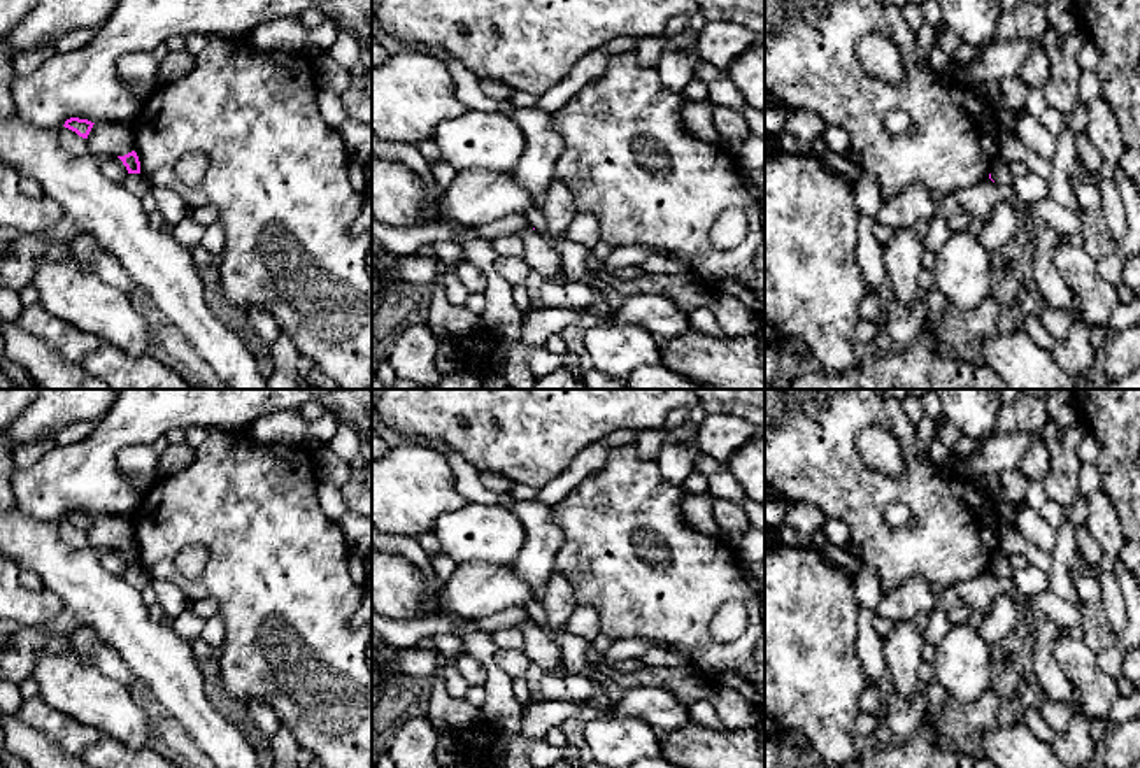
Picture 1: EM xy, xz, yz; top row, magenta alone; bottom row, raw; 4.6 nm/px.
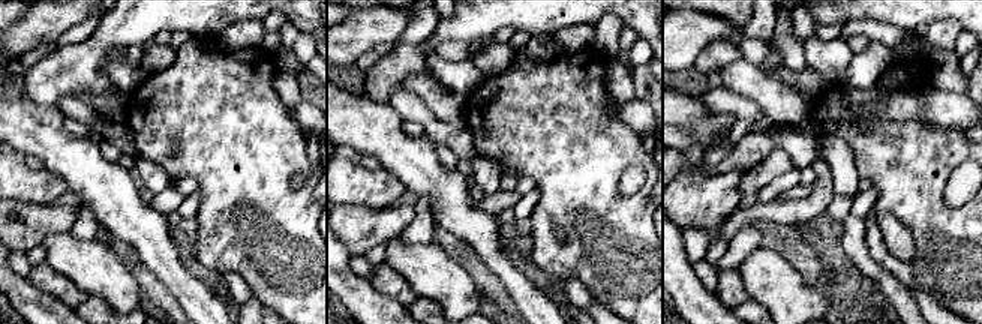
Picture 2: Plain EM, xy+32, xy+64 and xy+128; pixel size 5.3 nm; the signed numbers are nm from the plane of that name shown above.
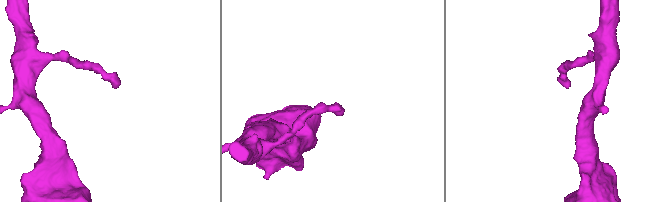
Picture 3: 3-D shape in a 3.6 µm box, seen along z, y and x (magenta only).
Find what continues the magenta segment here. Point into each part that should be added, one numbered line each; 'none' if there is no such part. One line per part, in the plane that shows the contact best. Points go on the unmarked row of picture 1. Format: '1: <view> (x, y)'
none

